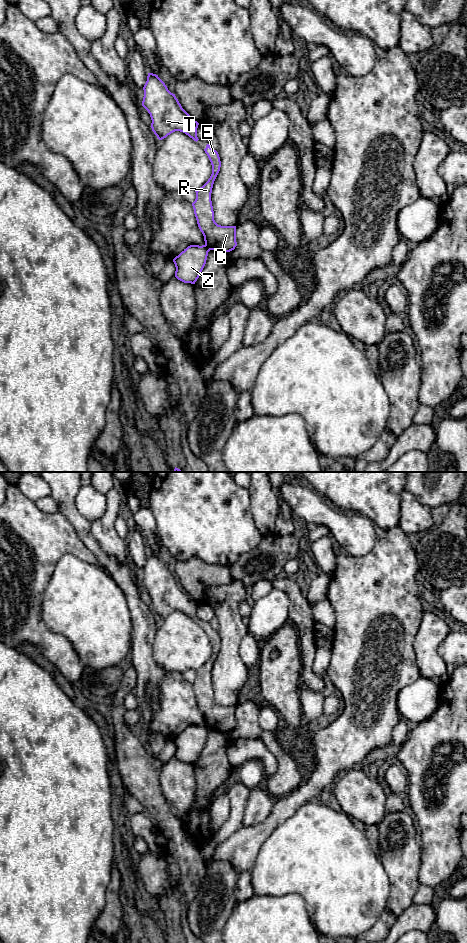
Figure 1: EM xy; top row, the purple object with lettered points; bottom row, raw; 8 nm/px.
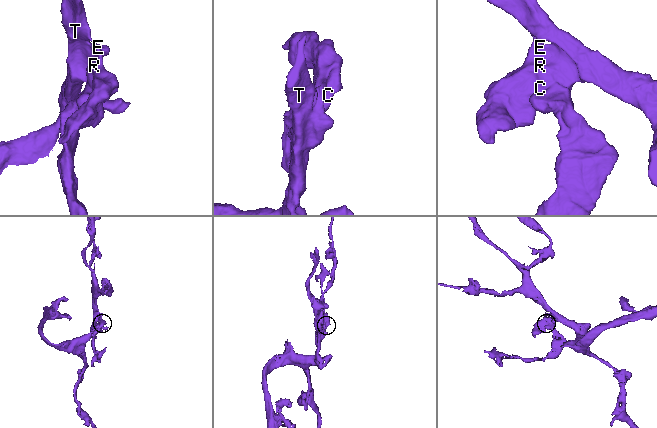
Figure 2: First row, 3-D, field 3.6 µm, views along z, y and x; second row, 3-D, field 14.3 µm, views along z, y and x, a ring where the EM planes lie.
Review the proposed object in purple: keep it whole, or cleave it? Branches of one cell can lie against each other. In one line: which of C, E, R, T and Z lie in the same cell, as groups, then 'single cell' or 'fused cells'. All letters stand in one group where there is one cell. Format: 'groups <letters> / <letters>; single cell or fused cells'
groups C E R T / Z; fused cells

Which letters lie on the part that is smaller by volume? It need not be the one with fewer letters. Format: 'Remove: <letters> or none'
Remove: Z

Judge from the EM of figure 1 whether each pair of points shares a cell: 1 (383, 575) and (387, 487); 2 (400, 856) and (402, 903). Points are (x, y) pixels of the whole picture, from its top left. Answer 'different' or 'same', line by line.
1: different
2: same

